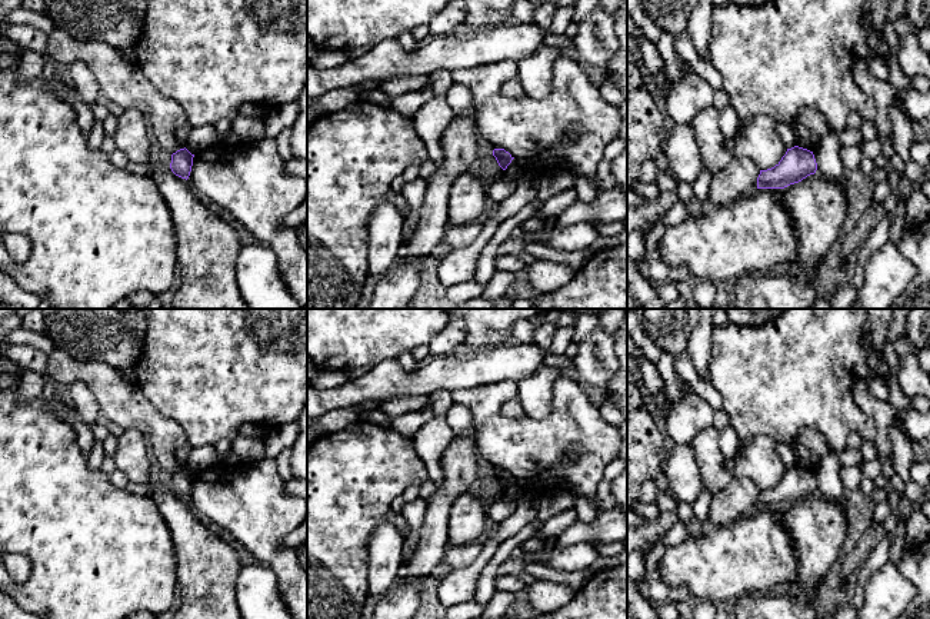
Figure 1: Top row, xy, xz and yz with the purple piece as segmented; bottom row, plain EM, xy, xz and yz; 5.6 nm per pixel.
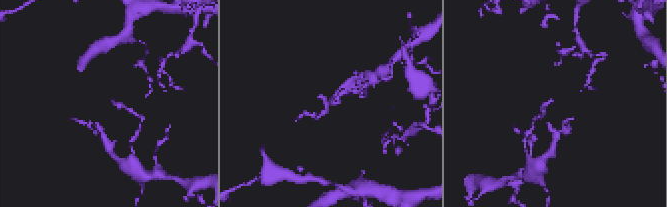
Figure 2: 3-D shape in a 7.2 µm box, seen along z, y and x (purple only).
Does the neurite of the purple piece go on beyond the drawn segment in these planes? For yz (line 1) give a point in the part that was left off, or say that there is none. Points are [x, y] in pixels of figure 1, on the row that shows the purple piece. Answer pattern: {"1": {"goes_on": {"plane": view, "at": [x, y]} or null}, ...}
{"1": {"goes_on": null}}

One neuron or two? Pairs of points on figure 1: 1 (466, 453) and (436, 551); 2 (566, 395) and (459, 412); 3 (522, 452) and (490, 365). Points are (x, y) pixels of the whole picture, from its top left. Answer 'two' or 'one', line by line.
1: one
2: two
3: two

